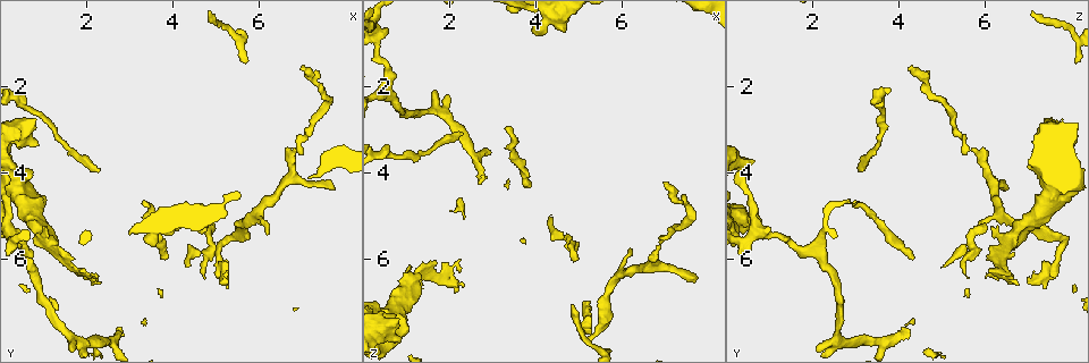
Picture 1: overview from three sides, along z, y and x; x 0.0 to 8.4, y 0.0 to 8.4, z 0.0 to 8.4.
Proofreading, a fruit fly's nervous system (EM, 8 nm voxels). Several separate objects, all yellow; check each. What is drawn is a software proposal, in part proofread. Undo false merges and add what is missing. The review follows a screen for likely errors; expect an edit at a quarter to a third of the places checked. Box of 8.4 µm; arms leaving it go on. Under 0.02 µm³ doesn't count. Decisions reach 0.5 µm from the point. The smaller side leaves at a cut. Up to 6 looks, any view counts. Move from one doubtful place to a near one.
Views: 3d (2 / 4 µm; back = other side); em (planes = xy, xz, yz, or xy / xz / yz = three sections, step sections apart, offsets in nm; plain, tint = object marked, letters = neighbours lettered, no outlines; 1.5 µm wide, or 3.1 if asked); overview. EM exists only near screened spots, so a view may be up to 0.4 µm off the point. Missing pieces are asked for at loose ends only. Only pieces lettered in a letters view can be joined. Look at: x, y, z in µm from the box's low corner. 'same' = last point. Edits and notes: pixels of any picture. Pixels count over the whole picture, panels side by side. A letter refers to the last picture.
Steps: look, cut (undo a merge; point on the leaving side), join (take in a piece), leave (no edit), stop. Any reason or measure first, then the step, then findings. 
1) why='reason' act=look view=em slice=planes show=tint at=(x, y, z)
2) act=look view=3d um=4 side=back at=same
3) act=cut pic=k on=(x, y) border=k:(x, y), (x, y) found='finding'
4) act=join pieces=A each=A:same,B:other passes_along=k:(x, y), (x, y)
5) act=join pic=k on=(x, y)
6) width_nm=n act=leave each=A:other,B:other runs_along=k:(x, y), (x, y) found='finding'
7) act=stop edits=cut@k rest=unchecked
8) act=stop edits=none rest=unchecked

why='thin end' act=look view=em slice=xy step=4 show=tint at=(7.70, 4.35, 6.45)

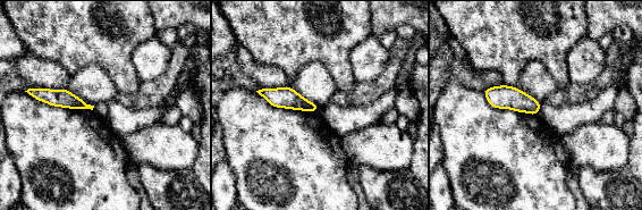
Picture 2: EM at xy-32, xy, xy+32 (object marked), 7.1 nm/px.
act=look view=em slice=planes show=letters at=same

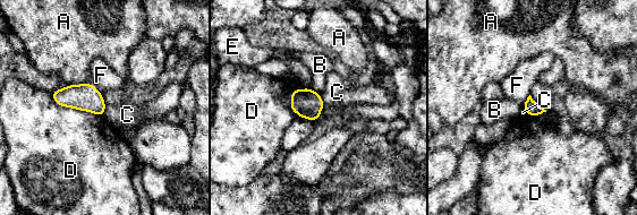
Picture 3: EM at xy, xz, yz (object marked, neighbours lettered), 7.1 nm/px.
width_nm=100 act=leave each=A:other,B:other,C:other,D:other,E:other,F:other found='no lettered piece goes on from it'

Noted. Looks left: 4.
why='an open end' act=look view=3d um=2 side=back at=(6.15, 5.40, 5.70)

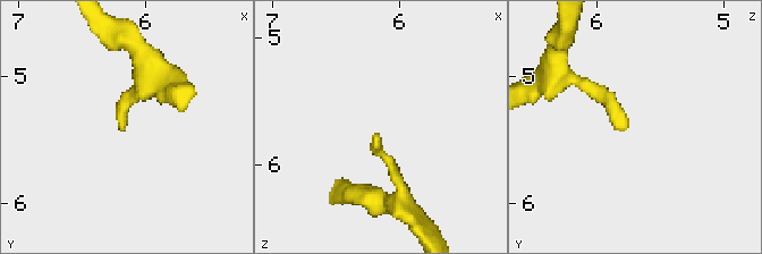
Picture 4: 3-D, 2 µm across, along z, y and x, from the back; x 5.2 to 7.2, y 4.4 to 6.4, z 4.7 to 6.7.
why='need the tissue' act=look view=em um=3.1 slice=planes show=letters at=(6.16, 5.40, 5.74)

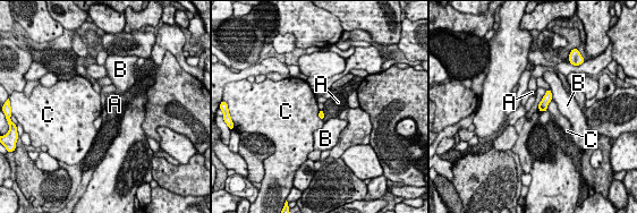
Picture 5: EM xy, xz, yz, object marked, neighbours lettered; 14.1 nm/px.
act=leave each=A:other,B:other,C:other border=5:(319, 110), (319, 117), (322, 120) found='none of them fits'

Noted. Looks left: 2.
act=look view=em slice=planes show=letters at=(2.35, 6.60, 6.65)

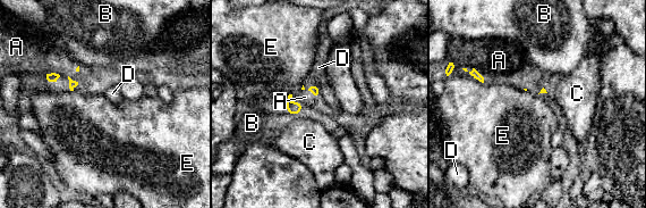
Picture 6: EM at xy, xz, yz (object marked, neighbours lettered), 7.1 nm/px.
longest_contact=A:120nm act=join pieces=A each=A:same,B:other,C:other,D:other,E:other passes_along=6:(73, 84), (76, 82), (51, 57) found='it goes on there'

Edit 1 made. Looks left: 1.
act=stop edits=join@6 rest=unchecked

